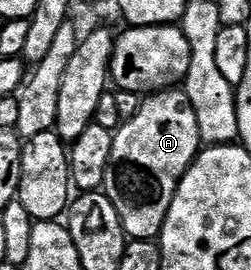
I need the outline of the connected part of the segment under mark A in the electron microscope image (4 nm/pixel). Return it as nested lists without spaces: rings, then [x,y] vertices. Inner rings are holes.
[[[185,91],[149,94],[143,100],[140,111],[136,111],[132,119],[123,121],[118,126],[114,133],[112,155],[106,168],[104,192],[112,207],[116,207],[116,215],[120,215],[120,223],[129,240],[153,241],[161,238],[168,207],[172,207],[172,199],[180,187],[182,176],[198,160],[202,148],[200,127],[196,127],[196,111],[192,111],[192,103]]]

